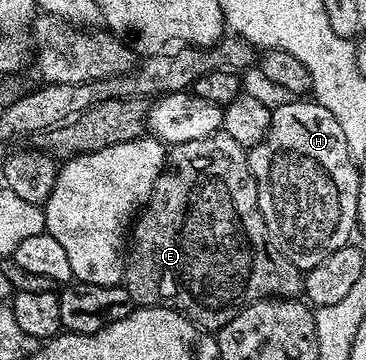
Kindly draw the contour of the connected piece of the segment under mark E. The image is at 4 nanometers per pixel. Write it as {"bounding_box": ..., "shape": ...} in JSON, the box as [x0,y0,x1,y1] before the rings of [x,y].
{"bounding_box":[123,130,279,330],"shape":[[[223,130],[211,134],[207,138],[195,138],[195,142],[183,142],[174,144],[168,149],[165,169],[161,172],[161,177],[155,182],[153,192],[149,195],[149,203],[142,207],[135,223],[131,228],[131,247],[127,252],[125,262],[125,278],[123,287],[131,294],[134,305],[142,308],[171,308],[182,316],[189,317],[194,324],[205,330],[216,330],[222,328],[231,318],[235,318],[241,313],[241,309],[246,308],[245,296],[249,296],[249,303],[254,304],[256,300],[264,300],[270,297],[273,288],[279,286],[272,274],[273,265],[269,264],[268,256],[264,252],[264,239],[268,235],[265,226],[265,219],[259,210],[259,194],[257,193],[257,183],[249,169],[249,157],[247,149],[239,146],[235,138],[231,138]]]}

